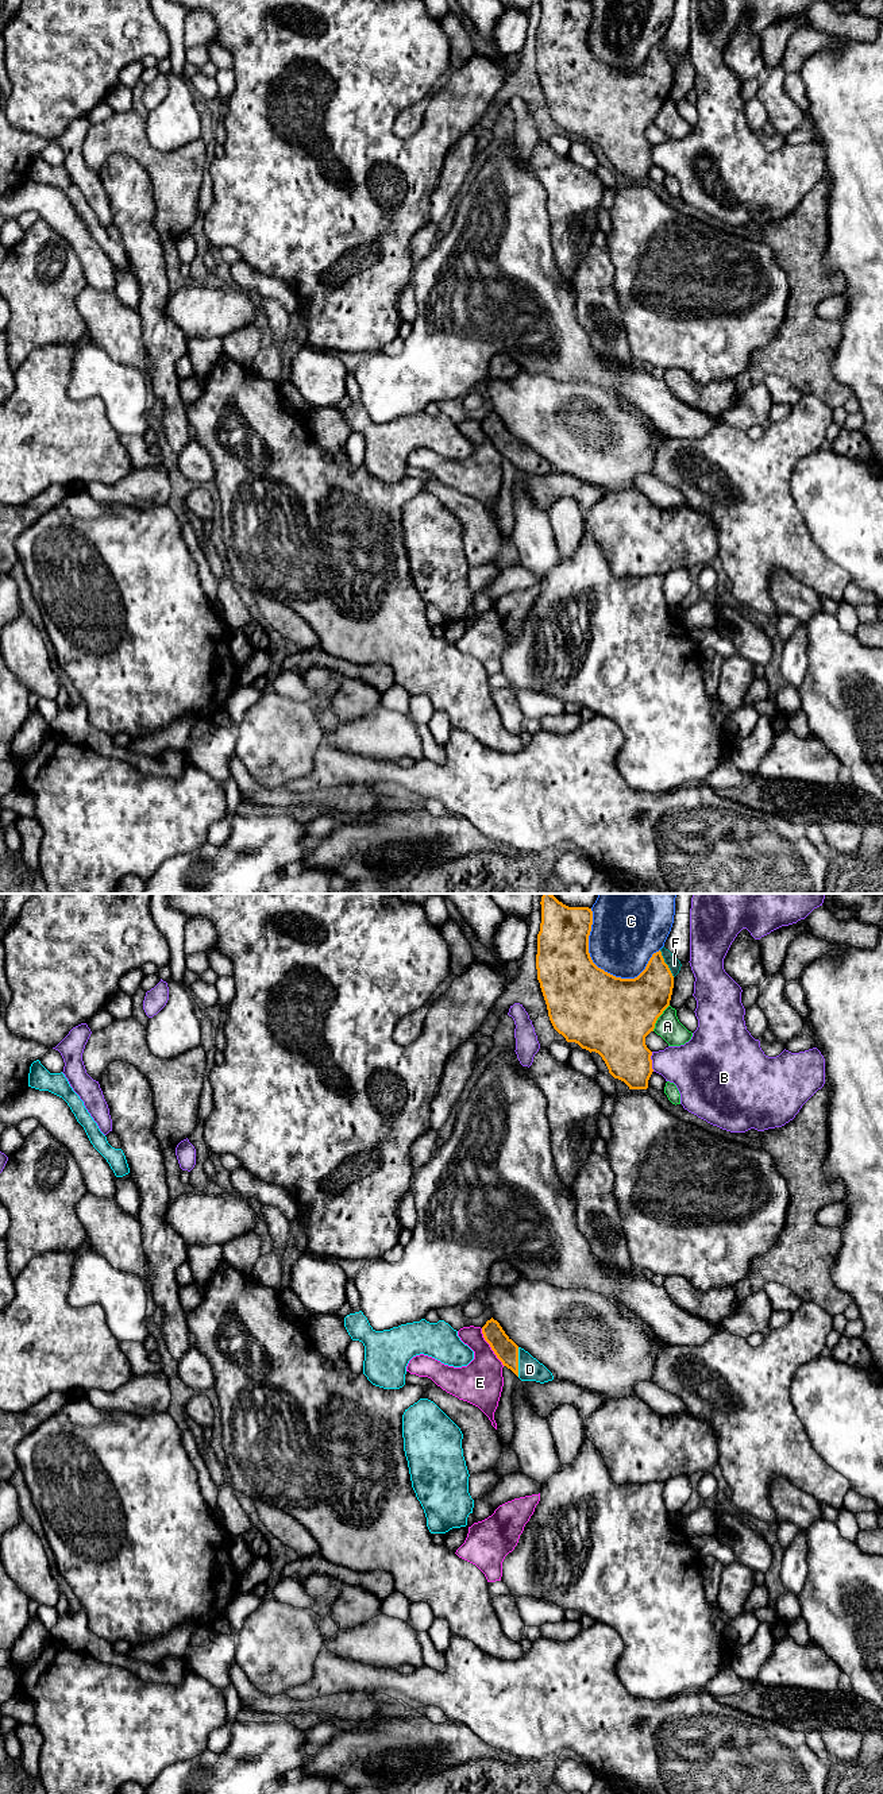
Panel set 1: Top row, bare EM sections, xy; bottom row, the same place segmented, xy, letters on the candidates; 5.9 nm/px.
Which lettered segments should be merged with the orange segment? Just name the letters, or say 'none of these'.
D

